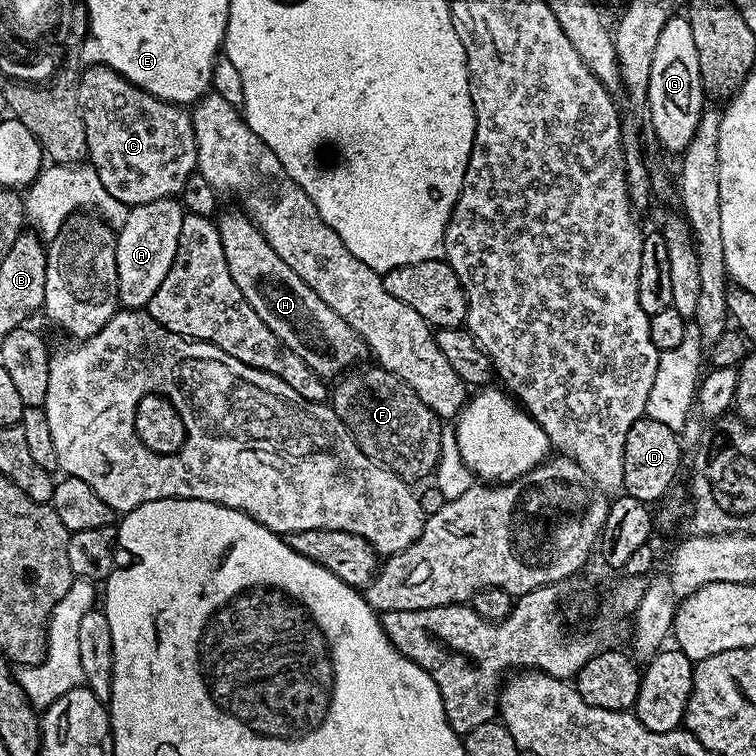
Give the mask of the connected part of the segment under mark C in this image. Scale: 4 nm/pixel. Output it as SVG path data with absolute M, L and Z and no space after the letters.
M90 64L83 70L85 72L81 74L80 81L74 84L74 91L76 93L76 101L80 107L80 113L82 114L82 122L86 126L87 159L92 167L95 168L98 178L102 178L102 186L106 186L106 190L110 190L110 194L114 198L118 198L120 204L129 206L155 202L158 199L166 199L168 197L179 197L180 191L184 188L186 178L196 171L196 139L194 138L194 126L192 125L191 115L179 104L171 104L165 100L159 100L158 97L144 92L126 78L122 78L122 74L110 70L105 64Z

